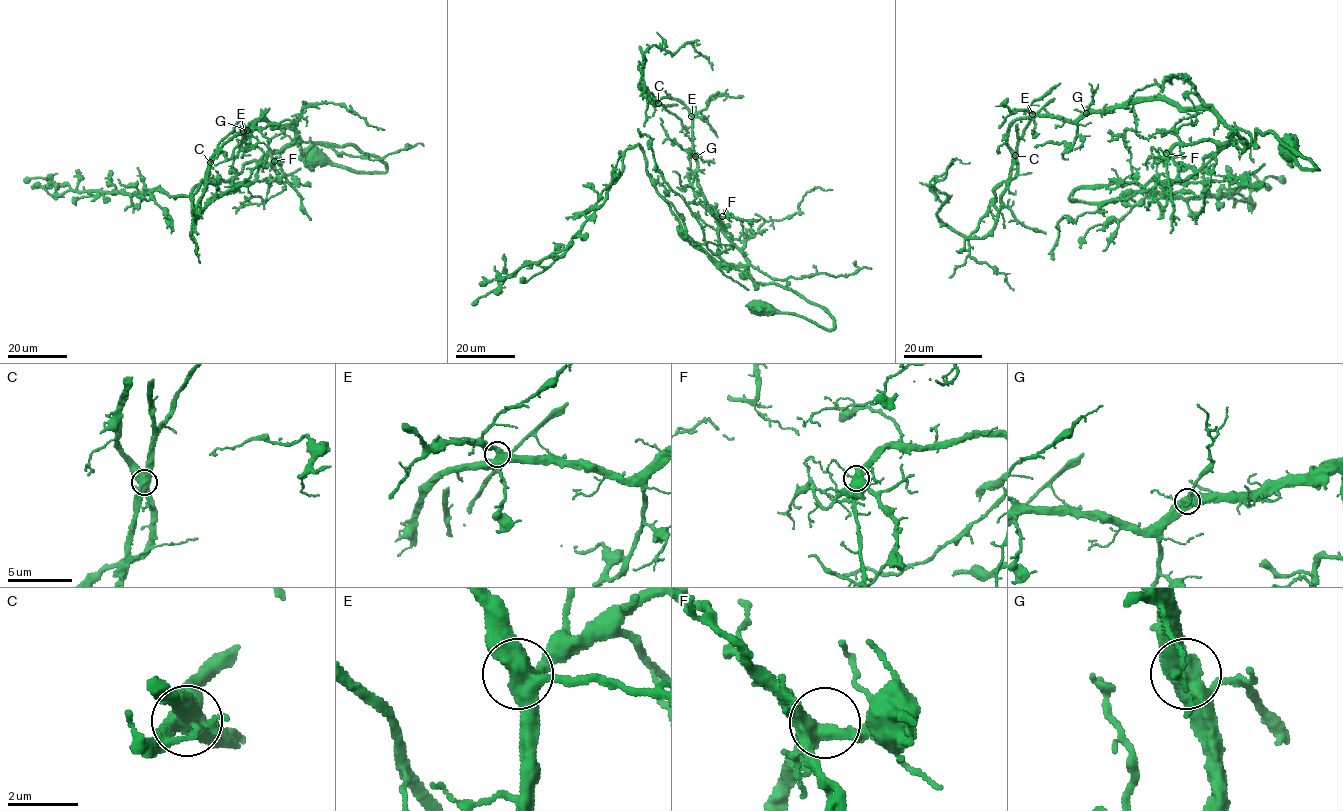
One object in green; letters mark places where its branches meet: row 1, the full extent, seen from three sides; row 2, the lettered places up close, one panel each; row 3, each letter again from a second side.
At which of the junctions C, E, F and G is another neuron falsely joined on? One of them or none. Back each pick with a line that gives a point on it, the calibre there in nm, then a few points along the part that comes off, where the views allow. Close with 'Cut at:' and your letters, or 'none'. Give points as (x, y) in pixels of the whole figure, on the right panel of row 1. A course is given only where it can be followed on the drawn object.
C: Place: (1015, 155). Thickness 600 nm. Course of the part to remove: (1014, 155), (997, 224), (981, 238), (964, 237), (937, 216), (947, 195), (934, 184), (954, 160), (970, 162)
Cut at: C

